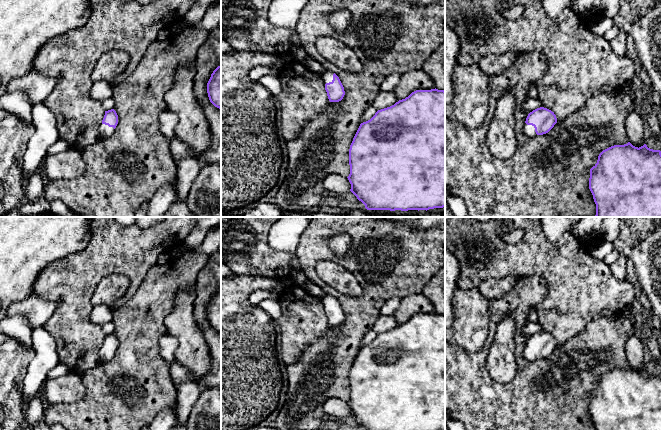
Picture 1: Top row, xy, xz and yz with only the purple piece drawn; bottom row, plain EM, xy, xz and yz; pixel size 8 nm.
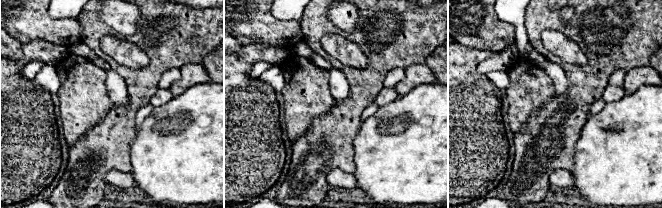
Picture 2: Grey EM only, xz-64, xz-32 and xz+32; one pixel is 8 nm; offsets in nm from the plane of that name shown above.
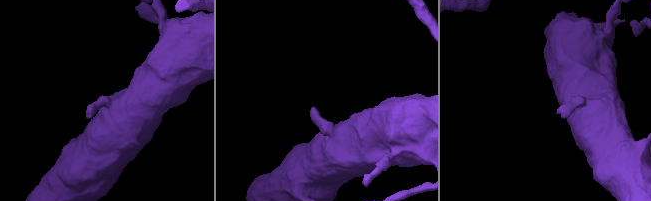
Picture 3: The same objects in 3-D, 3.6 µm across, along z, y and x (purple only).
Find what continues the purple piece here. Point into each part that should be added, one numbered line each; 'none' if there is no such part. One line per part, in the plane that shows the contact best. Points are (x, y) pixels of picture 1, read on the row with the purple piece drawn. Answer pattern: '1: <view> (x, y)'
1: yz (529, 130)

